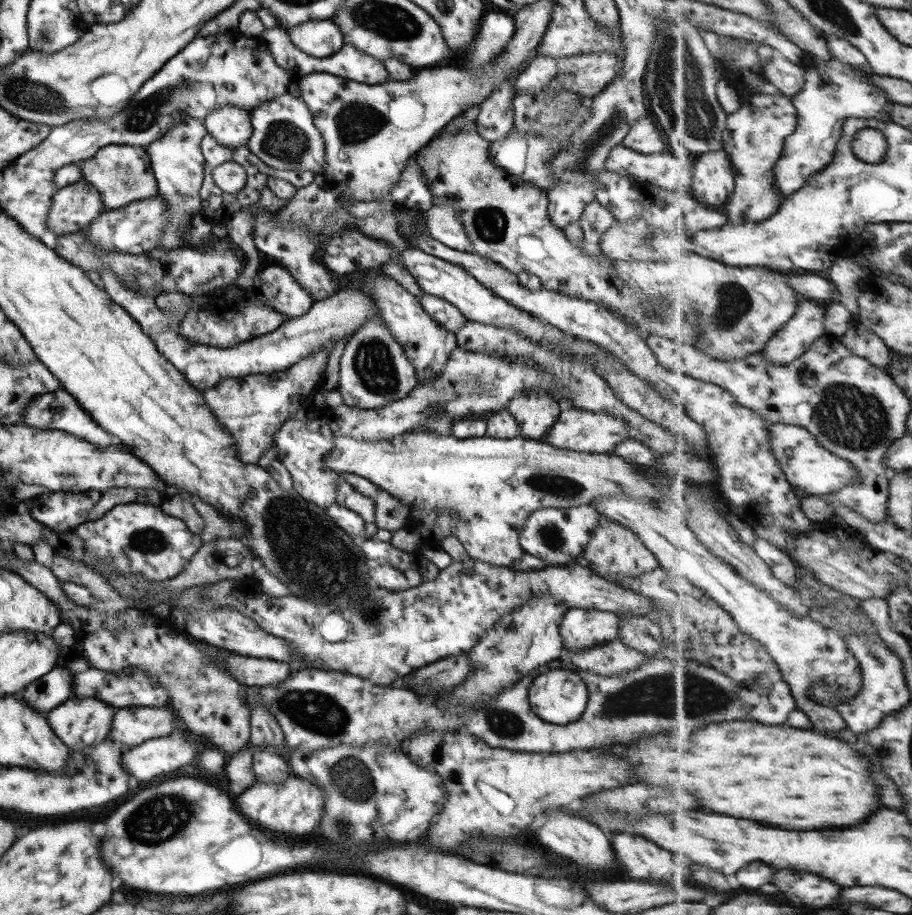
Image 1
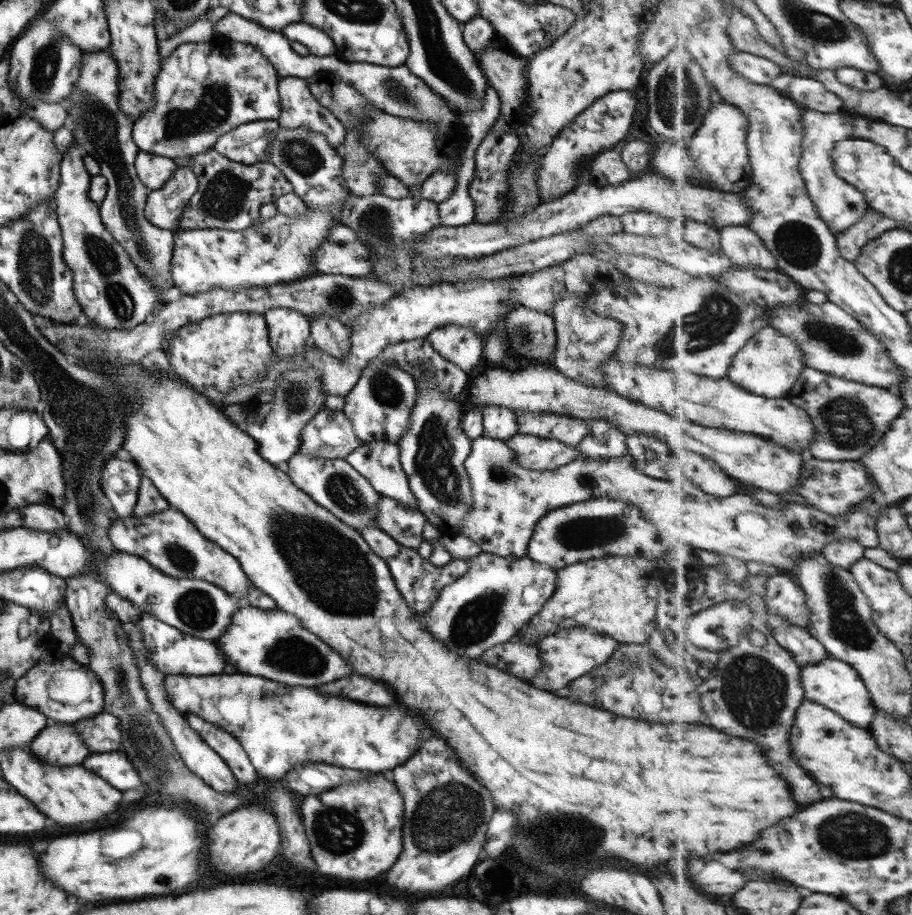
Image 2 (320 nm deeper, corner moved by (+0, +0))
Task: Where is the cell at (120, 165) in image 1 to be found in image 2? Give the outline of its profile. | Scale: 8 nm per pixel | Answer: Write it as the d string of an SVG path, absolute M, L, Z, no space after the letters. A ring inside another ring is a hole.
M138 151L134 157L134 169L143 186L151 191L161 188L176 166L169 158Z

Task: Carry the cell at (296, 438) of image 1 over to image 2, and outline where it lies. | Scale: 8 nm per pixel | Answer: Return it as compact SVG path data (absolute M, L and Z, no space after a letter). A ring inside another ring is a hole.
M295 453L283 465L290 481L302 490L311 501L328 510L341 522L359 532L366 526L374 526L376 506L379 495L375 493L369 481L361 476L345 459L313 458Z

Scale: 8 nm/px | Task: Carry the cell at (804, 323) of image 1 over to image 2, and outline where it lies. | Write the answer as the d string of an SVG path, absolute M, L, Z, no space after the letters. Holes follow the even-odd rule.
M762 328L735 355L728 378L735 385L766 398L784 398L802 377L805 370L805 356L801 347L792 338L781 334L776 328Z

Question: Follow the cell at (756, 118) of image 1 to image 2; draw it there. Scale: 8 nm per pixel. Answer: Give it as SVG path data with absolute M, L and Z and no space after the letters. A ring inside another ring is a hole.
M745 225L725 226L718 231L719 248L735 264L736 268L749 268L758 266L765 270L778 269L777 258L765 246L763 239L752 229Z

